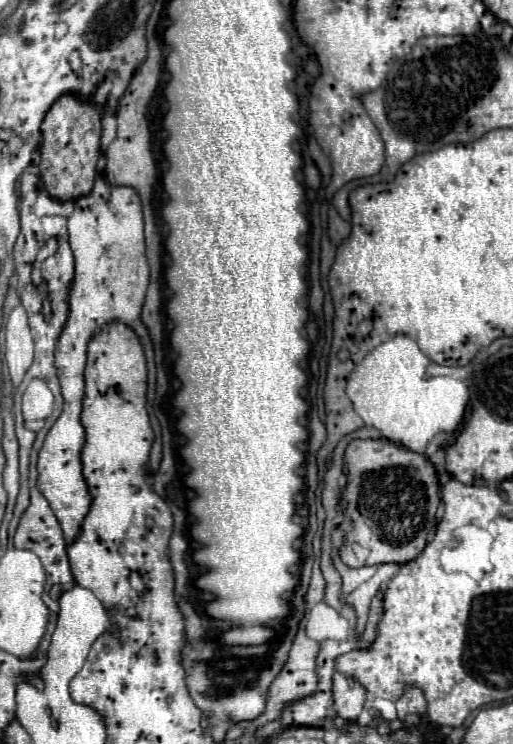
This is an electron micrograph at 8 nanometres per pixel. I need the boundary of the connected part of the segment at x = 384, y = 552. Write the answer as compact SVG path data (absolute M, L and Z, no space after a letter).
M353 439L345 449L345 465L349 477L343 499L351 529L339 549L341 561L351 569L413 561L425 549L427 535L437 525L441 489L433 463L393 441Z

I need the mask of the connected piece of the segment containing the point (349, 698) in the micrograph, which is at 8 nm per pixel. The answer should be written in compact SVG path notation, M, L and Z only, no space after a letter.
M335 673L333 675L333 711L341 719L355 723L363 709L363 703L365 703L365 689L355 679L347 679Z

